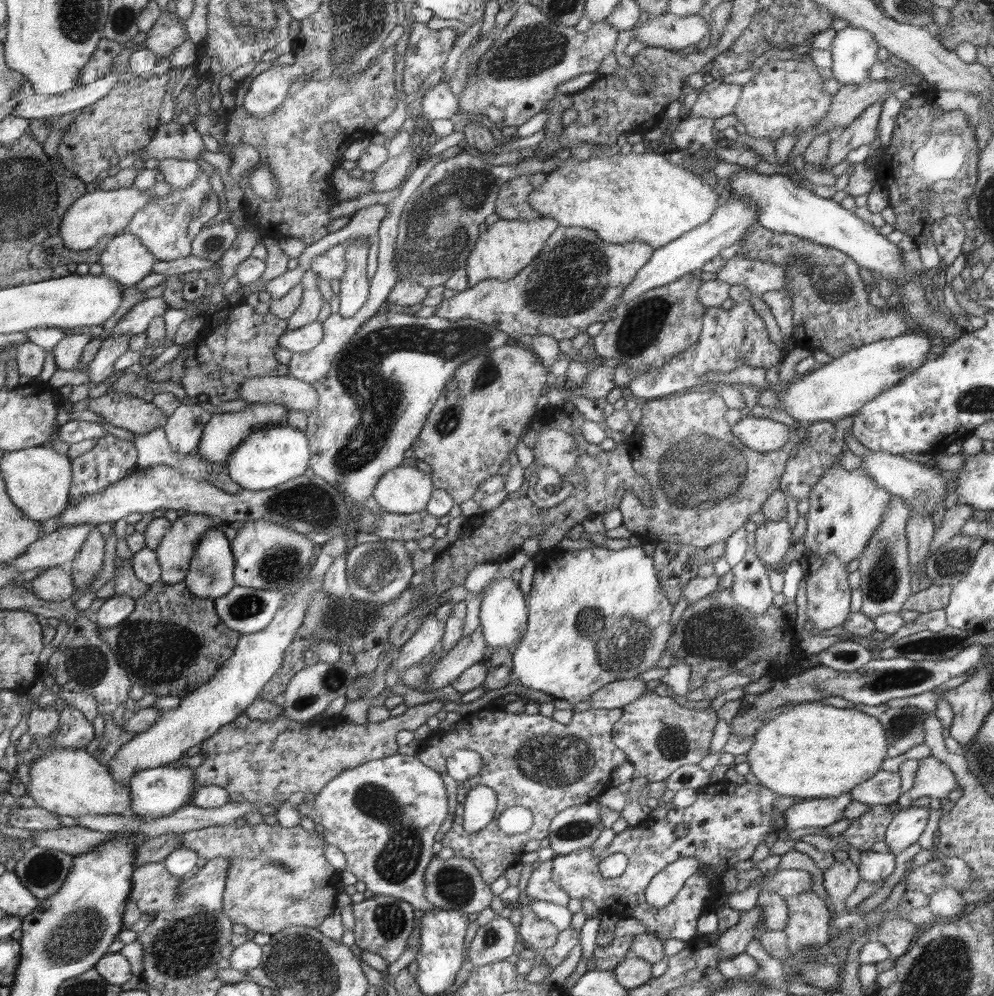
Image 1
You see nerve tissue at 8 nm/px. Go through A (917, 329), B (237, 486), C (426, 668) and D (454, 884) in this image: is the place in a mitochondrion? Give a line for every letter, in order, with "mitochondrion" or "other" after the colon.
A: other
B: other
C: other
D: mitochondrion

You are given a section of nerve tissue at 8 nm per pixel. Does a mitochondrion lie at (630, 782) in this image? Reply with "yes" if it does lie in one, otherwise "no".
no

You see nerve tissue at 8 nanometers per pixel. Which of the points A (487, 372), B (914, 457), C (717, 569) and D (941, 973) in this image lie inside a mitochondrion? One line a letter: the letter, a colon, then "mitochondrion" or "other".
A: mitochondrion
B: other
C: other
D: mitochondrion

